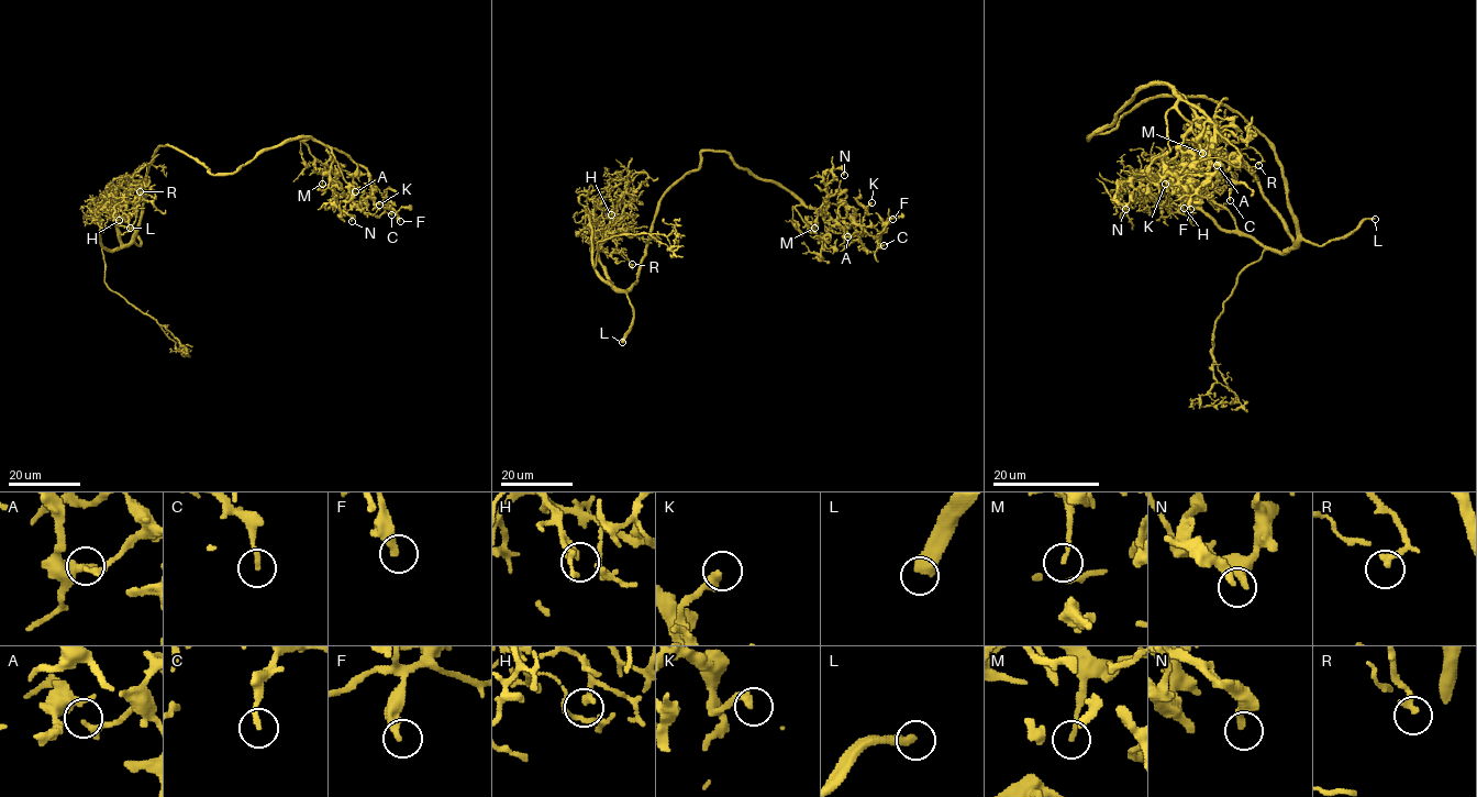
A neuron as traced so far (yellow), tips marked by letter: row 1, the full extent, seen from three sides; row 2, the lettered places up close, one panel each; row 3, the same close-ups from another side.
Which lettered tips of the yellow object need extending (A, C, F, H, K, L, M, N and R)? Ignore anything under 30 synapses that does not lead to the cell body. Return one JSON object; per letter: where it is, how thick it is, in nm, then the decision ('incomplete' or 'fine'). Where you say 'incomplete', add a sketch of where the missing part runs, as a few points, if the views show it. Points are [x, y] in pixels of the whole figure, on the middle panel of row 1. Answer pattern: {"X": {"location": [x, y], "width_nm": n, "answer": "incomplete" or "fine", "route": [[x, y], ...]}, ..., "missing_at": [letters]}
{"A": {"location": [847, 236], "width_nm": 170, "answer": "fine"}, "C": {"location": [884, 245], "width_nm": 190, "answer": "fine"}, "F": {"location": [892, 219], "width_nm": 360, "answer": "fine"}, "H": {"location": [611, 214], "width_nm": 240, "answer": "fine"}, "K": {"location": [872, 202], "width_nm": 320, "answer": "incomplete"}, "L": {"location": [622, 342], "width_nm": 440, "answer": "incomplete", "route": [[622, 342], [617, 391], [621, 396], [643, 397], [685, 364], [693, 338], [689, 327]]}, "M": {"location": [814, 228], "width_nm": 170, "answer": "fine"}, "N": {"location": [844, 175], "width_nm": 280, "answer": "fine"}, "R": {"location": [632, 264], "width_nm": 200, "answer": "fine"}, "missing_at": ["K", "L"]}

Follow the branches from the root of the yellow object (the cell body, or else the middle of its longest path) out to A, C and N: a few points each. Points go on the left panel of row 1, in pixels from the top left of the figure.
A: (165, 145), (198, 159), (211, 174), (232, 175), (267, 150), (312, 137), (367, 170), (368, 181), (355, 191)
C: (165, 145), (232, 175), (267, 150), (312, 137), (362, 165), (371, 197), (384, 197), (391, 214)
N: (165, 145), (198, 159), (211, 174), (232, 175), (267, 150), (312, 137), (334, 157), (331, 203), (352, 221)

